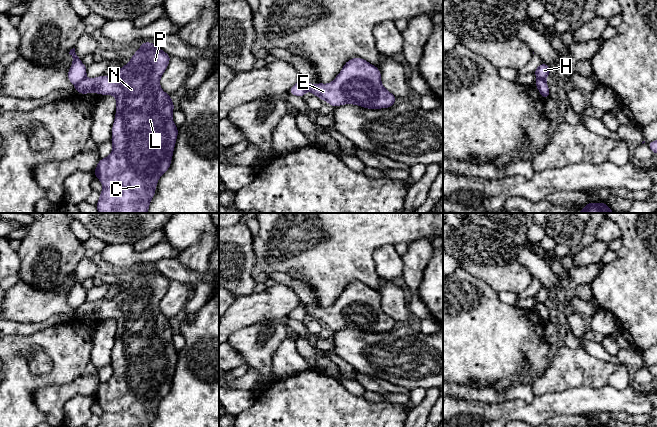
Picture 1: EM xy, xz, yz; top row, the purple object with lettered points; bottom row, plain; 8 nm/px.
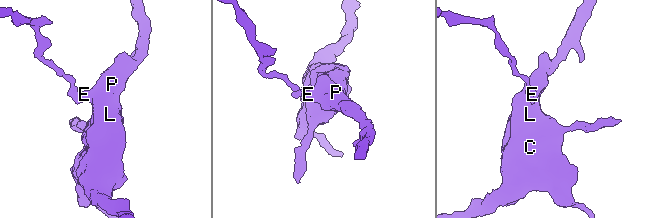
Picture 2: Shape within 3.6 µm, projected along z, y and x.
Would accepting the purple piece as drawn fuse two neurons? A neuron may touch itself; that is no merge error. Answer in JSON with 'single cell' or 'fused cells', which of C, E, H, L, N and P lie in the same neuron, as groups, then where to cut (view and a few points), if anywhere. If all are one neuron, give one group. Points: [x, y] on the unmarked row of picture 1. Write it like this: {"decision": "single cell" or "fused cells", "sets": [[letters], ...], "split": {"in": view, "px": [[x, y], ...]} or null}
{"decision": "fused cells", "sets": [["C", "E", "L", "N", "P"], ["H"]], "split": {"in": "xy", "px": [[85, 301], [75, 310]]}}

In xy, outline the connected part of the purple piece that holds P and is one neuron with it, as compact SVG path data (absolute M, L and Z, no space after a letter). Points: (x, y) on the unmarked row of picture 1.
M141 266L141 271L131 281L127 289L110 300L85 302L75 313L80 318L98 317L116 321L116 338L112 350L112 376L100 383L94 399L100 404L103 414L97 427L150 427L155 419L159 402L170 392L178 352L175 350L172 336L174 328L171 321L160 311L160 302L168 291L171 280L153 266Z

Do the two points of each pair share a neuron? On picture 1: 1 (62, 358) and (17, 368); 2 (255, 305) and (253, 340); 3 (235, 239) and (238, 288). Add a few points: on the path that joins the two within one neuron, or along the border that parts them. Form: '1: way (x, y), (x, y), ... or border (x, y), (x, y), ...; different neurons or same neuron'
1: way (56, 371), (48, 379), (30, 379); same neuron
2: border (277, 319), (258, 321), (240, 327), (232, 333); different neurons
3: way (230, 251), (230, 276); same neuron

